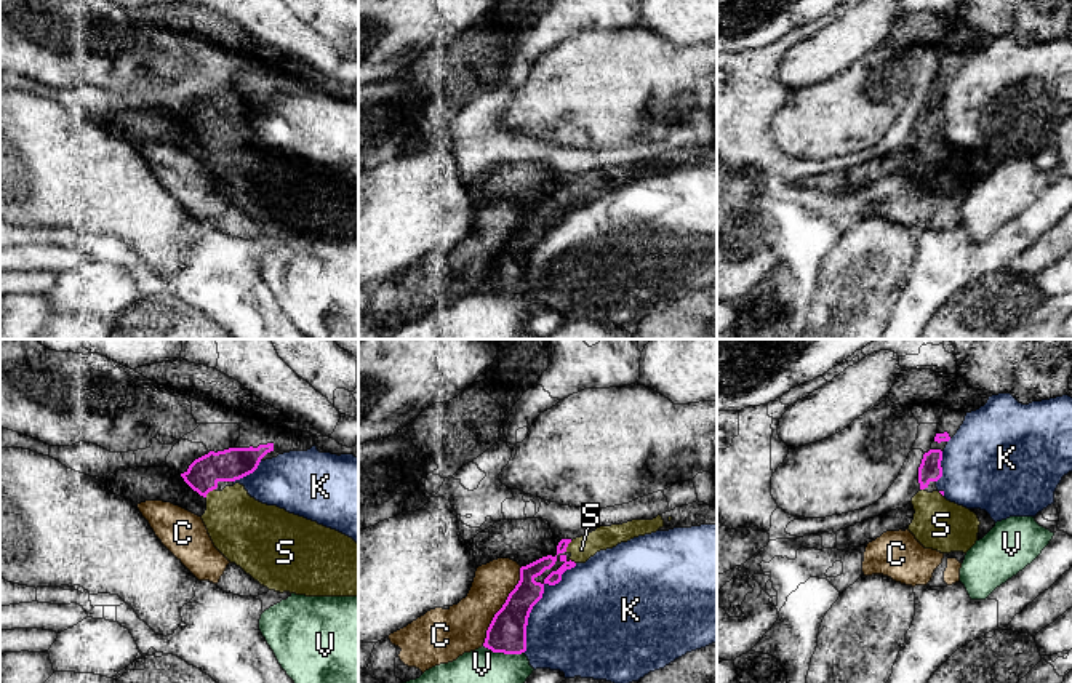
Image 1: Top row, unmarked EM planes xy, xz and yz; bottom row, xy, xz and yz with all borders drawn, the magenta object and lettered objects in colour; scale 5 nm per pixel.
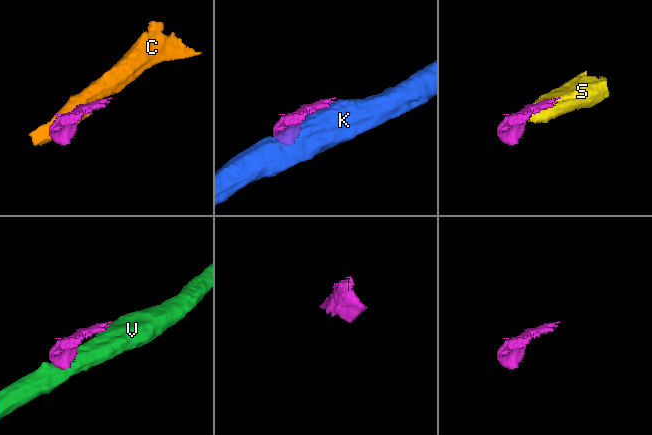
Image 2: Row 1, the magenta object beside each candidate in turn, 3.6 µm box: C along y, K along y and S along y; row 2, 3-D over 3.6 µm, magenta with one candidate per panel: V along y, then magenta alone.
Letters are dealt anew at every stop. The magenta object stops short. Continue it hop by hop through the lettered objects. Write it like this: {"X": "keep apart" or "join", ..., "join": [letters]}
{"C": "keep apart", "K": "keep apart", "S": "join", "V": "keep apart", "join": ["S"]}

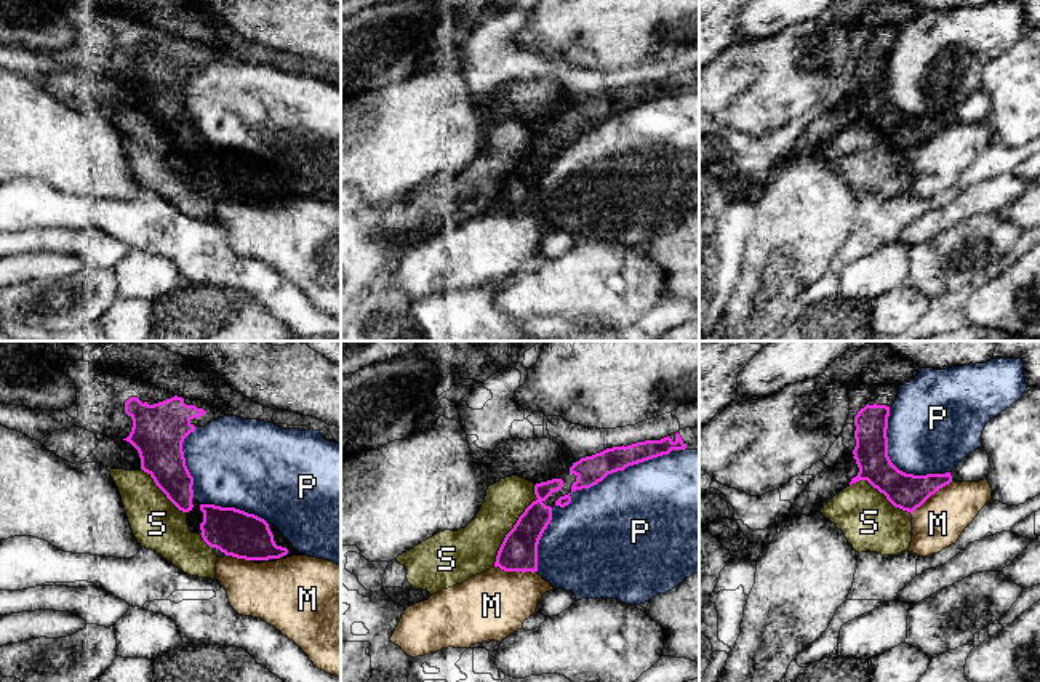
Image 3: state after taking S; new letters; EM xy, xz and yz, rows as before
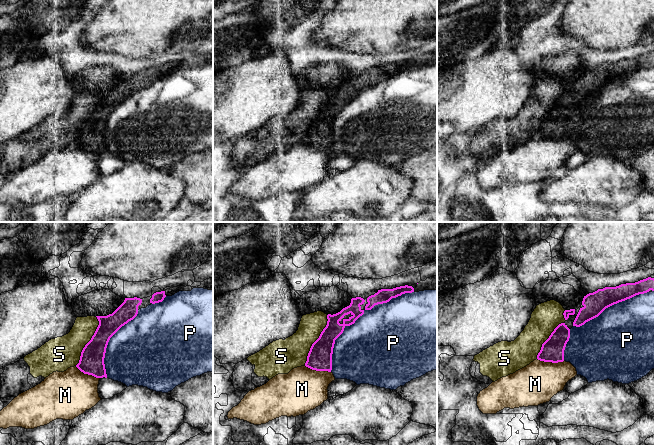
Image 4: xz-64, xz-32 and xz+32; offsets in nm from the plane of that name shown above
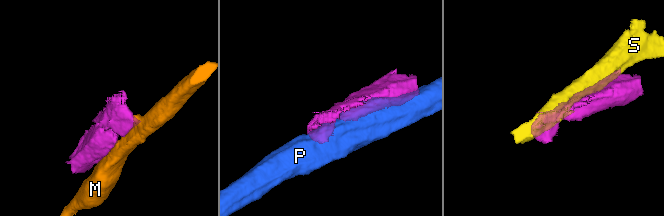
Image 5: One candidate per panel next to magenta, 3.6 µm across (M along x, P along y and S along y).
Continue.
{"M": "keep apart", "P": "keep apart", "S": "keep apart", "join": []}

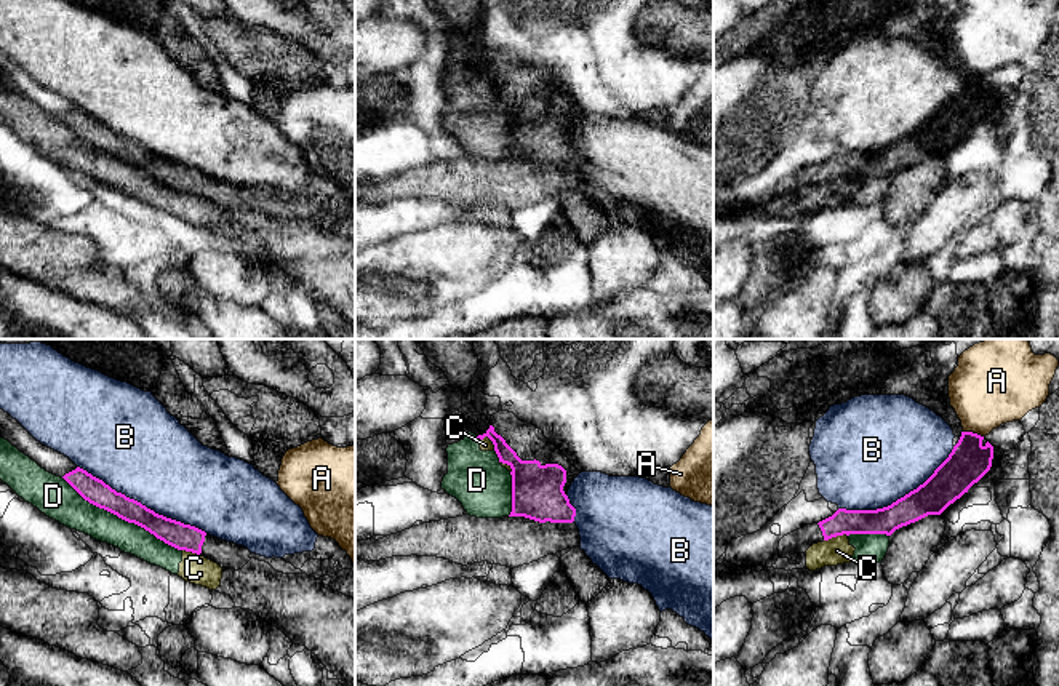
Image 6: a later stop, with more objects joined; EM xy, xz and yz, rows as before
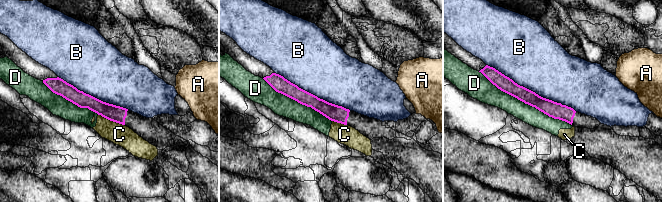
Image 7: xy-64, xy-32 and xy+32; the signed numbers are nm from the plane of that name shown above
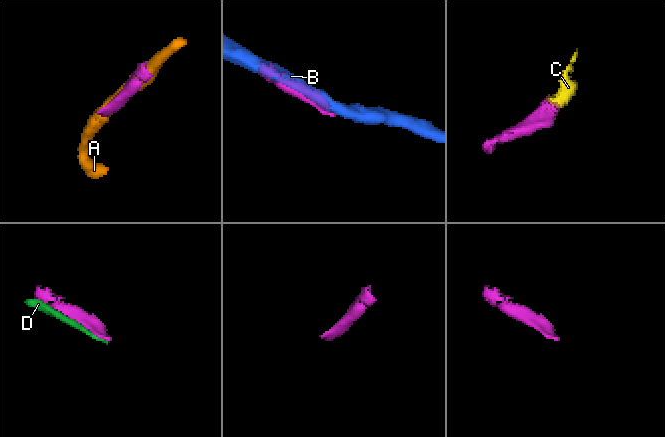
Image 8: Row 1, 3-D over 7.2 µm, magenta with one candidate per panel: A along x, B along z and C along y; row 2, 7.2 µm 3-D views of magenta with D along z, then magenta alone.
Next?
{"A": "keep apart", "B": "keep apart", "C": "keep apart", "D": "keep apart", "join": []}

